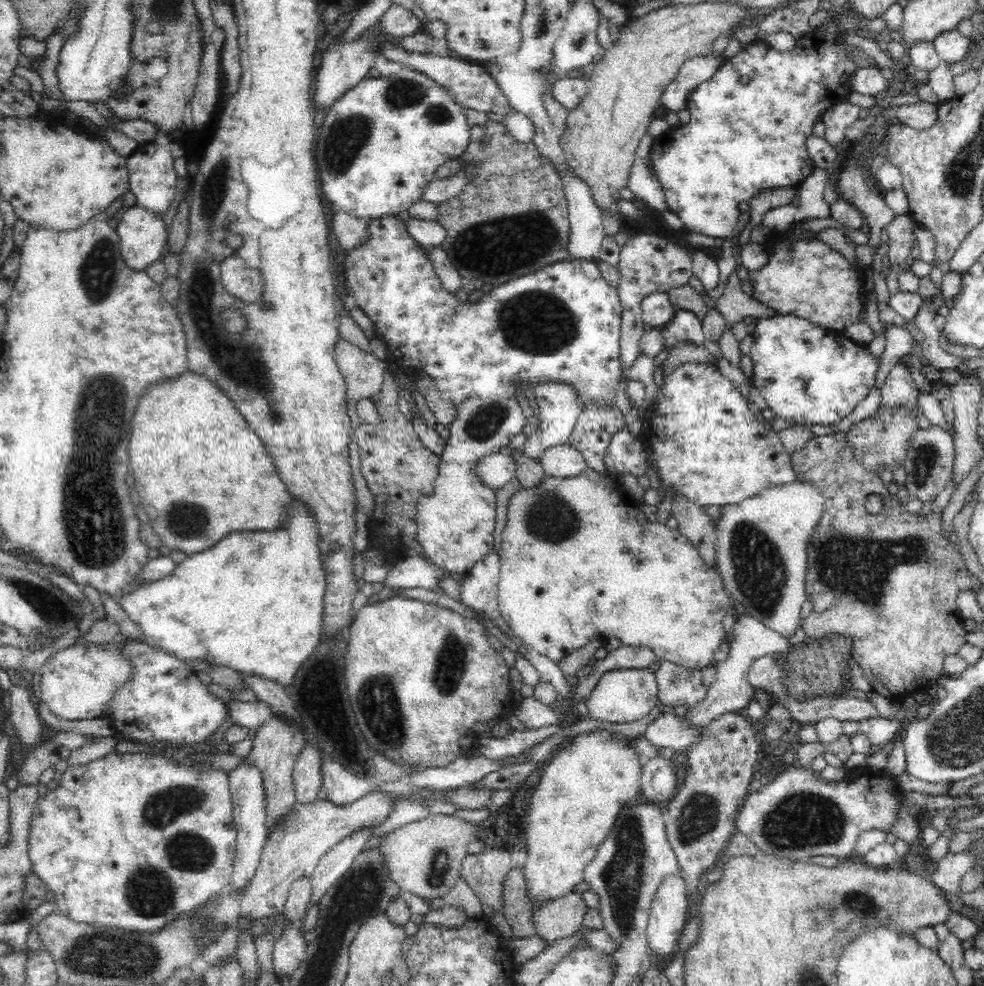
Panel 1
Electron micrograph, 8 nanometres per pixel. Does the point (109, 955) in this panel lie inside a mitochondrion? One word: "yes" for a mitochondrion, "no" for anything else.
yes

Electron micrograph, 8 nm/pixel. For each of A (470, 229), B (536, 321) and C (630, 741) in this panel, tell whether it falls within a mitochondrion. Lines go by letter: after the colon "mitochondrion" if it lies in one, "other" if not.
A: mitochondrion
B: mitochondrion
C: other

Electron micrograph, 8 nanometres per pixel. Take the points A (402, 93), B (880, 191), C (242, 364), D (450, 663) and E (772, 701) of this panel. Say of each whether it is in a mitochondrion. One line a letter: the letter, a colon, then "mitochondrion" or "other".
A: mitochondrion
B: other
C: mitochondrion
D: mitochondrion
E: other

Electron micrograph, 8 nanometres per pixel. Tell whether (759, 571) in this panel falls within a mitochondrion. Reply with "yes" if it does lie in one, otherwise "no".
yes

